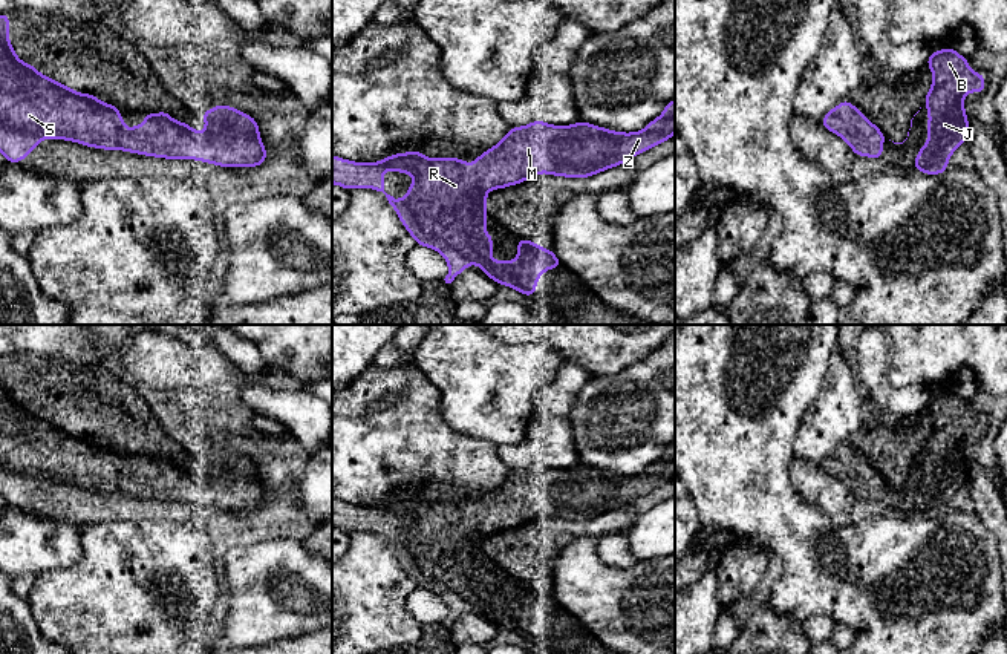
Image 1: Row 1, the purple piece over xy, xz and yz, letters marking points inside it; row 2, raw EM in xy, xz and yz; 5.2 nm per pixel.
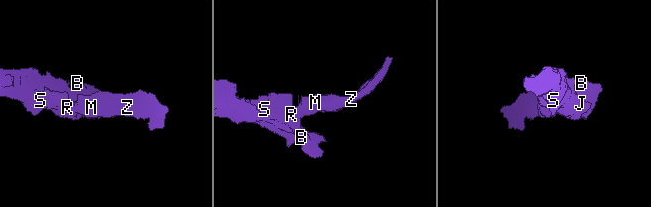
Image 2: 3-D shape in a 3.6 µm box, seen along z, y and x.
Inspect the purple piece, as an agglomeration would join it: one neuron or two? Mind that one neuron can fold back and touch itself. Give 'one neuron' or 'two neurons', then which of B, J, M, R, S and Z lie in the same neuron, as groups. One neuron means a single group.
one neuron | B J M R S Z

